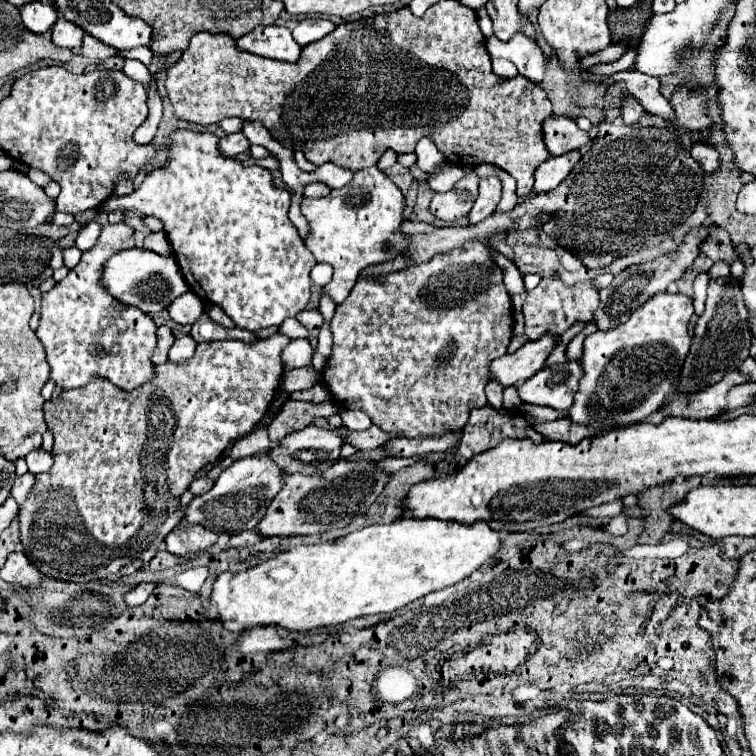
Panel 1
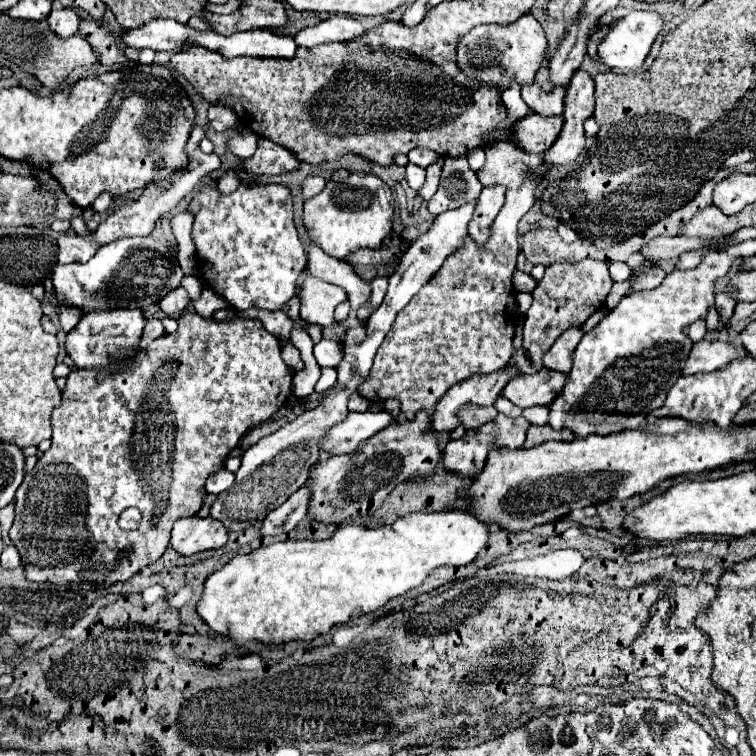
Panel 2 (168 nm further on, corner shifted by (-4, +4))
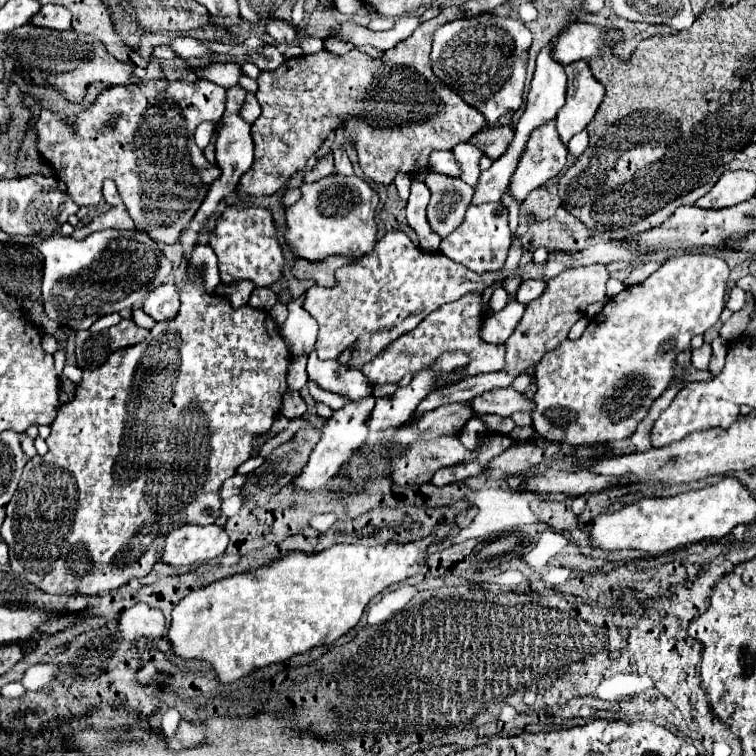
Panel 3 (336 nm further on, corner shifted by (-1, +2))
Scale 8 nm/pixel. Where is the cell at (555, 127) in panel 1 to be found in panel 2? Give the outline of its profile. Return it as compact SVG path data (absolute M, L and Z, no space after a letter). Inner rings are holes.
M527 114L513 124L511 138L519 150L529 154L543 154L551 148L557 132L561 132L561 116L545 120L545 116Z

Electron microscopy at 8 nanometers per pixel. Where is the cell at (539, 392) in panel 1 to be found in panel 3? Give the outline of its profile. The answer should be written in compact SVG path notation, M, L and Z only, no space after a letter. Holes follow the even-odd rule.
M510 388L488 390L472 400L474 414L498 414L498 416L512 416L514 412L534 412L532 398L526 398L522 392Z

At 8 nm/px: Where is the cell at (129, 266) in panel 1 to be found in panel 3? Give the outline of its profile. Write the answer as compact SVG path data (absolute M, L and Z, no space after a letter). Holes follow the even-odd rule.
M102 230L90 234L86 240L74 240L64 236L52 236L48 240L36 240L34 246L44 256L44 280L42 280L42 302L48 318L58 322L60 326L86 330L98 318L120 312L124 308L132 308L146 300L150 278L156 276L160 268L160 258L164 256L158 244L148 238L146 232L140 230Z

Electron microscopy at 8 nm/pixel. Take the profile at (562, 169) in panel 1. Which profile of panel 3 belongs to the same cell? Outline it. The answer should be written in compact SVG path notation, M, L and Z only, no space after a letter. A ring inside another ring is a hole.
M578 60L568 64L566 76L566 104L556 114L556 130L562 144L568 144L574 134L588 126L604 98L604 86L598 84L598 80L592 76L588 62Z

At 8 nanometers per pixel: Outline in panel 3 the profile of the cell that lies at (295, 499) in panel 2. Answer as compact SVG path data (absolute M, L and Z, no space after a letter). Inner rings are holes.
M368 398L368 400L362 400L362 402L350 402L346 404L342 410L336 410L330 418L330 422L326 424L324 432L322 432L322 440L316 444L308 464L304 466L302 474L296 478L296 488L302 490L302 492L314 492L318 488L324 488L326 482L338 472L340 464L350 458L350 454L366 440L368 436L368 430L364 426L366 418L368 418L368 412L374 408L374 398Z

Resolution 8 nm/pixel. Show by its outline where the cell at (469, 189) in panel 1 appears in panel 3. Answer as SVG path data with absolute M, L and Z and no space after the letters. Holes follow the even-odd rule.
M436 172L428 174L426 186L432 192L426 214L430 228L436 230L442 238L446 238L452 230L456 230L462 224L474 188L460 178L452 178Z

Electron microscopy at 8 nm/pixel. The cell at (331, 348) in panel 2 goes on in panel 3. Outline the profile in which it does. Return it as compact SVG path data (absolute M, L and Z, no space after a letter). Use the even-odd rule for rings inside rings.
M314 350L308 356L308 378L330 392L348 396L350 400L364 400L372 396L370 382L360 370L340 368L336 360L320 360Z

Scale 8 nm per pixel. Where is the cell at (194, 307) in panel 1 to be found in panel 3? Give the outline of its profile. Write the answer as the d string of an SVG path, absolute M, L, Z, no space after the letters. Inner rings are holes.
M164 284L154 288L146 302L144 302L144 312L152 316L156 322L160 320L170 320L178 312L180 298L178 298L178 288L174 284Z

